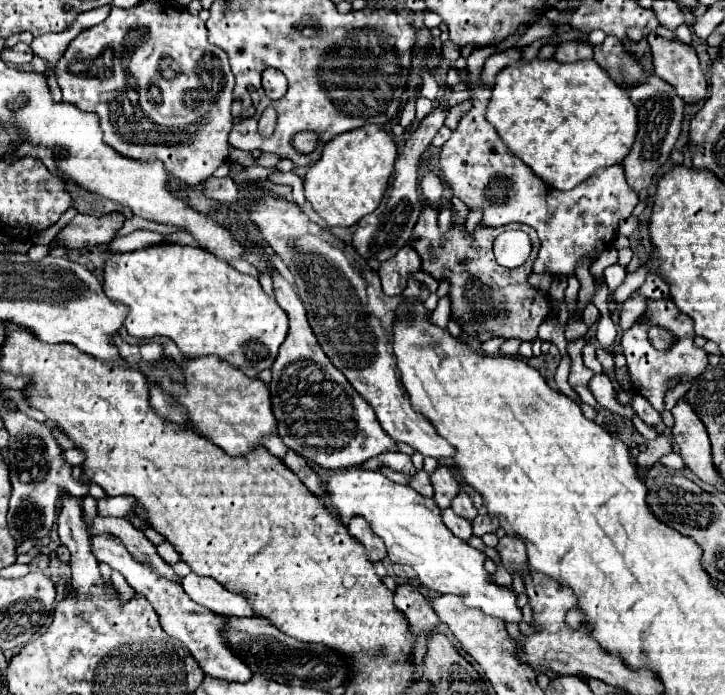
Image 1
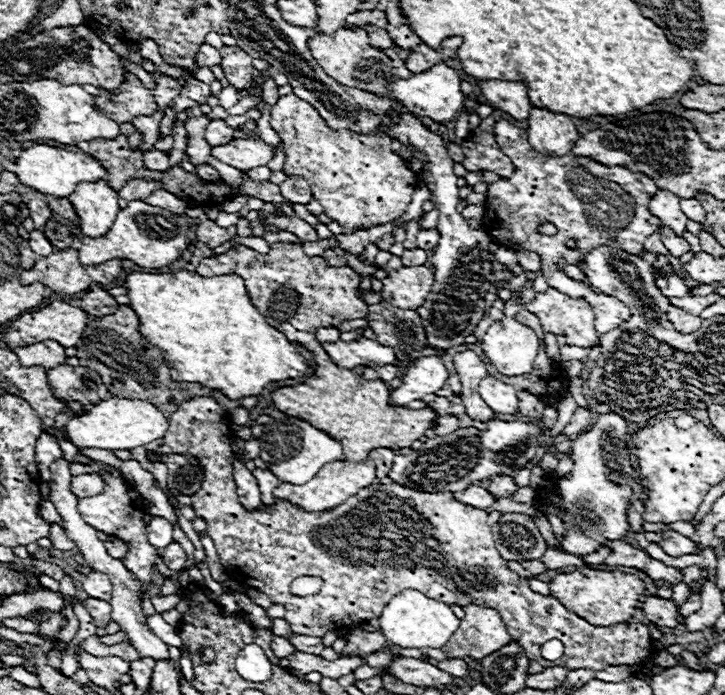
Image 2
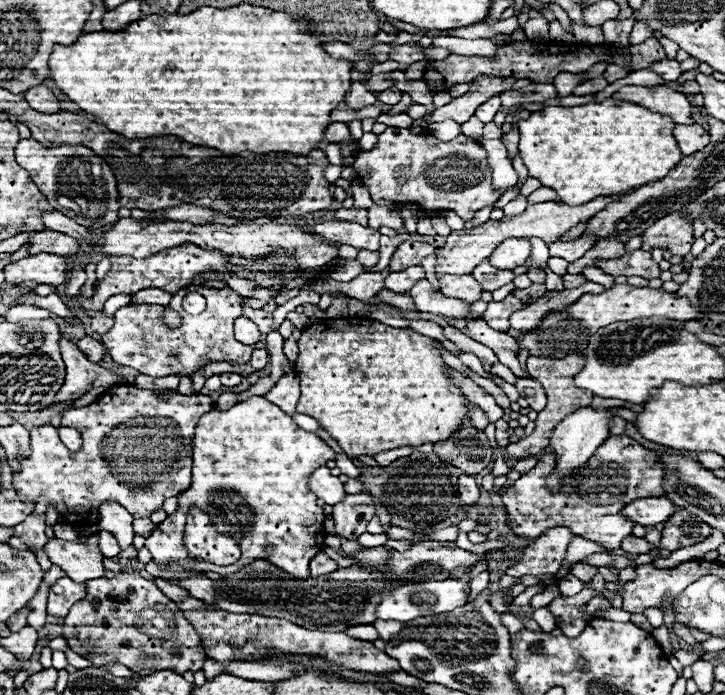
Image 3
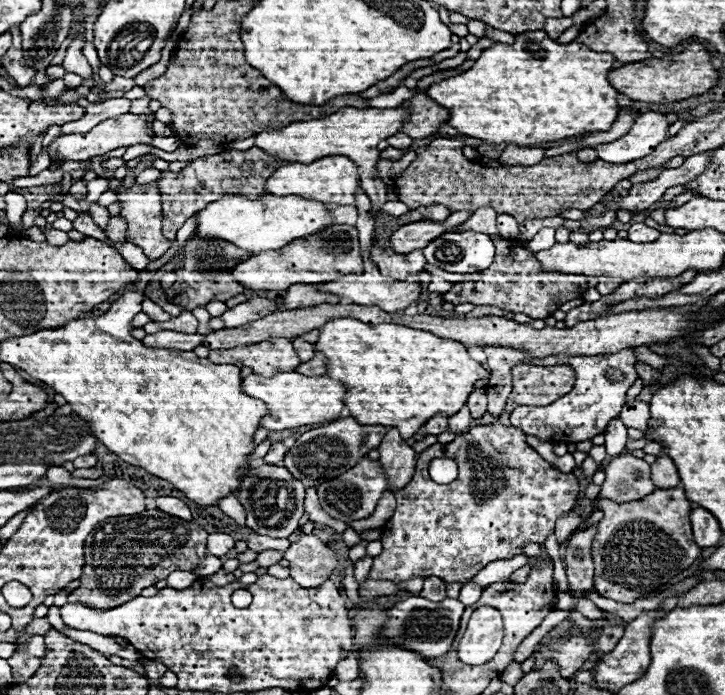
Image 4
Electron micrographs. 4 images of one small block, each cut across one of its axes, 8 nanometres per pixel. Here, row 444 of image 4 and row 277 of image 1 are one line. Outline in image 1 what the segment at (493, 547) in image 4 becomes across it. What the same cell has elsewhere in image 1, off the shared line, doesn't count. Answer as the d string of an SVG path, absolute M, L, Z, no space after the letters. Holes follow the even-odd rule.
M424 204L418 224L414 226L410 246L418 252L422 260L422 272L430 274L432 278L448 280L450 282L450 302L452 302L452 320L460 324L460 328L480 342L490 338L518 338L522 342L538 340L538 326L550 316L552 300L544 292L536 292L528 276L532 274L532 264L537 258L538 236L530 226L524 224L508 224L506 228L524 230L532 240L531 254L520 266L514 270L506 270L498 266L492 258L492 242L498 236L498 228L478 226L472 234L460 228L450 228L446 234L438 230L438 208ZM436 254L438 260L432 262L430 256Z

